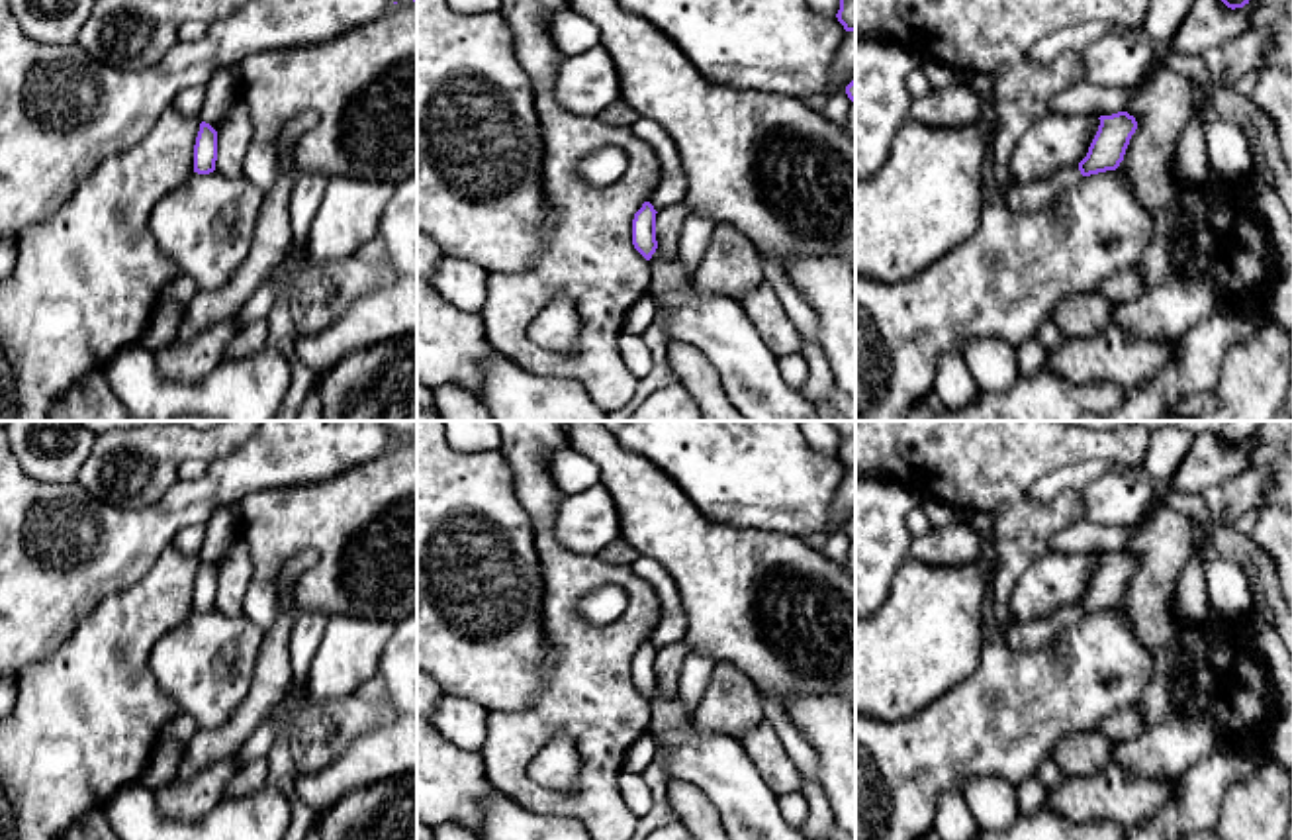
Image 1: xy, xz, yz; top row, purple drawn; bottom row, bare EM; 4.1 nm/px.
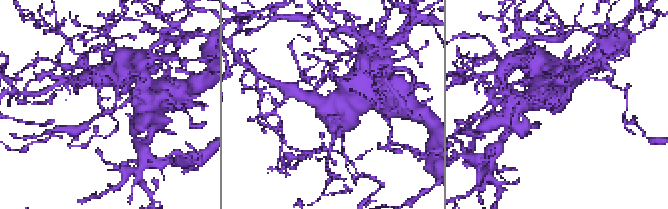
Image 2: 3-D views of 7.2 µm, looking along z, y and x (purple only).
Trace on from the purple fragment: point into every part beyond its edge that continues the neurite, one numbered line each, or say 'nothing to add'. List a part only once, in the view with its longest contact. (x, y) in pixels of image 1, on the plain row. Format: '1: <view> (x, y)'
1: yz (1030, 635)

